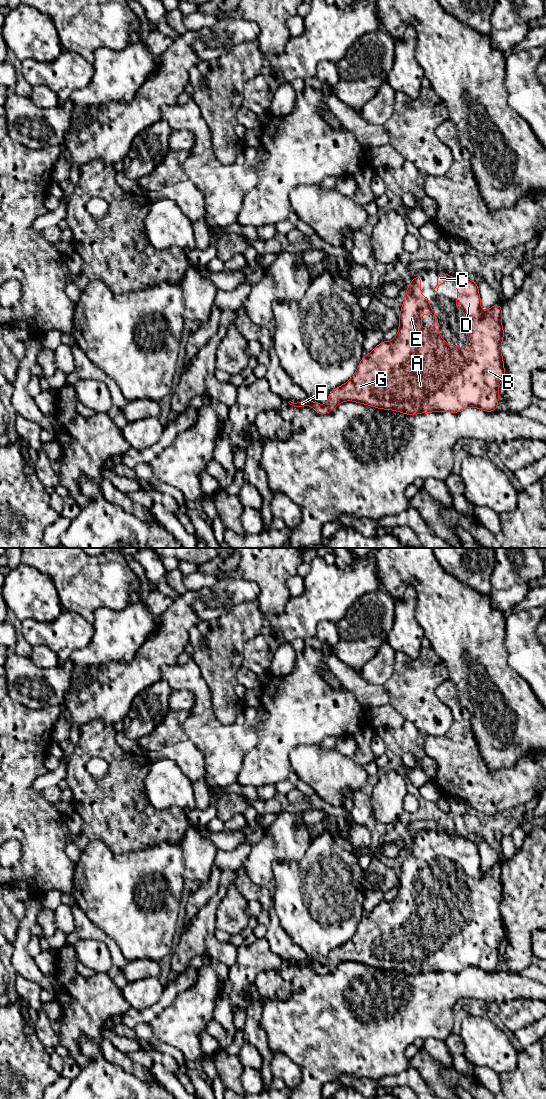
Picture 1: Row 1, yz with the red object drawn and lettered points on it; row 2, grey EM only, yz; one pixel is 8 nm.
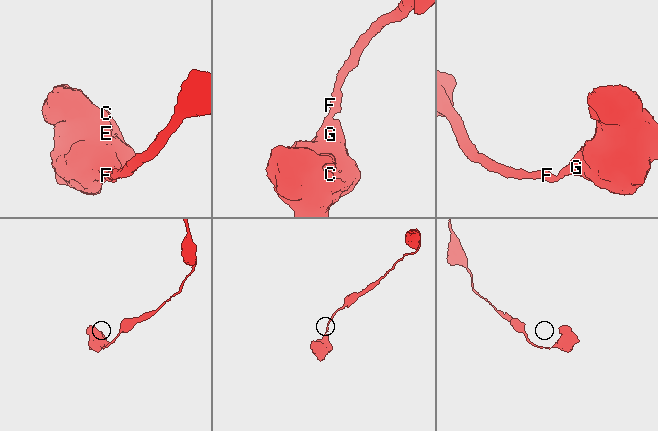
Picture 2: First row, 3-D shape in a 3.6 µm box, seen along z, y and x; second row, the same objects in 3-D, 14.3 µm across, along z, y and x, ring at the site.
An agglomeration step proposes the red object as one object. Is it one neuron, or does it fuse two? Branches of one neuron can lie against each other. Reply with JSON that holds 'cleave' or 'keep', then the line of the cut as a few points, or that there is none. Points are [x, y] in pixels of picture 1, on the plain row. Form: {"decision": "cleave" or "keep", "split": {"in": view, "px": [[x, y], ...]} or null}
{"decision": "keep", "split": null}

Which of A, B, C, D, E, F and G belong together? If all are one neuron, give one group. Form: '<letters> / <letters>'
A B C D E F G

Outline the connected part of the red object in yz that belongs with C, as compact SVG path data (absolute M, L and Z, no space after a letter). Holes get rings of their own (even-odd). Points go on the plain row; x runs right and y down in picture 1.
M438 832L436 846L430 849L432 854L439 854L439 847L444 841L454 841L457 847L458 858L454 860L457 869L465 874L465 882L469 890L466 899L469 903L466 909L459 905L448 905L439 894L439 883L434 869L429 864L429 857L421 856L421 836L418 834L412 838L412 842L406 848L406 857L403 861L401 872L398 875L400 885L397 896L392 901L382 901L362 920L349 941L334 948L328 956L327 963L322 965L306 958L304 961L288 963L294 967L311 966L316 973L325 975L344 961L354 961L359 964L369 965L378 969L394 970L406 975L418 975L431 972L459 973L468 967L479 968L485 972L494 972L499 962L499 944L505 939L504 920L501 905L504 898L504 890L501 881L502 867L494 864L485 872L481 871L481 857L476 841L468 838L450 836L444 832ZM423 874L433 875L433 885L427 889L420 887Z

